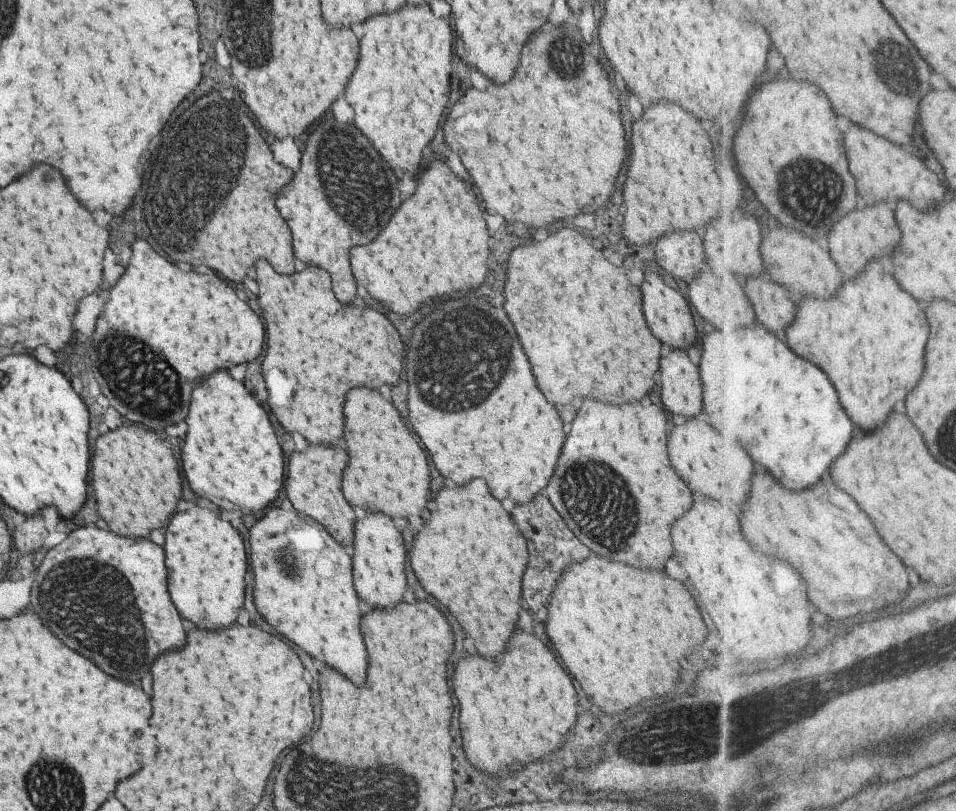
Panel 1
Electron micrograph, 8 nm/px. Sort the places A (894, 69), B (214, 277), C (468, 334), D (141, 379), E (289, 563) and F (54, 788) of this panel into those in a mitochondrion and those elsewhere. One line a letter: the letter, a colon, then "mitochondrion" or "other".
A: mitochondrion
B: other
C: mitochondrion
D: mitochondrion
E: mitochondrion
F: mitochondrion

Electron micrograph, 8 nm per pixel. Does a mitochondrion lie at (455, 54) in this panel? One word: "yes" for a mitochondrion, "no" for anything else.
no

